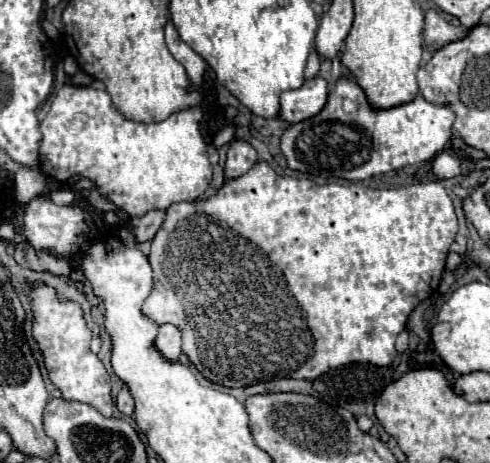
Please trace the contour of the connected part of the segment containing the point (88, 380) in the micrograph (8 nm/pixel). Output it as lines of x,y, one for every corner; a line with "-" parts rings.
37,281
29,287
29,301
33,311
33,339
37,341
45,369
49,371
51,383
61,391
67,401
81,401
93,405
105,417
113,415
111,401
111,377
99,357
89,349
91,329
85,321
85,311
77,301
59,301
57,291
43,281

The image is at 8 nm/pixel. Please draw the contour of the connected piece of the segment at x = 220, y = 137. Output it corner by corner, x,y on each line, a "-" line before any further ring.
227,125
223,127
218,134
214,136
213,144
216,148
227,144
229,141
235,138
235,127
233,125

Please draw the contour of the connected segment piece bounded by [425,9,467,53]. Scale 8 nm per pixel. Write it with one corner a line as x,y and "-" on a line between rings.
435,9
425,13
425,47
435,53
447,43
459,41
467,35
465,27
453,27

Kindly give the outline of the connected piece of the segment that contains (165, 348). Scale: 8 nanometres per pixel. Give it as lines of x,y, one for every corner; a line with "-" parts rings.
169,323
161,325
155,339
155,347
165,359
177,361
181,355
181,331

